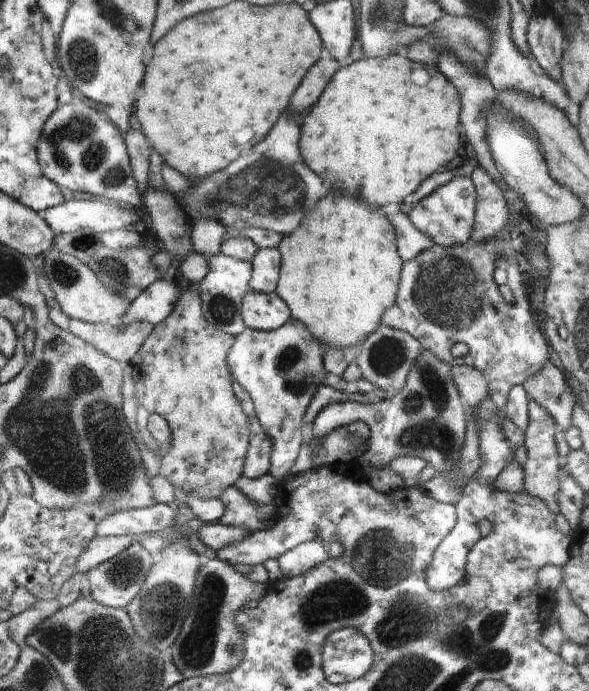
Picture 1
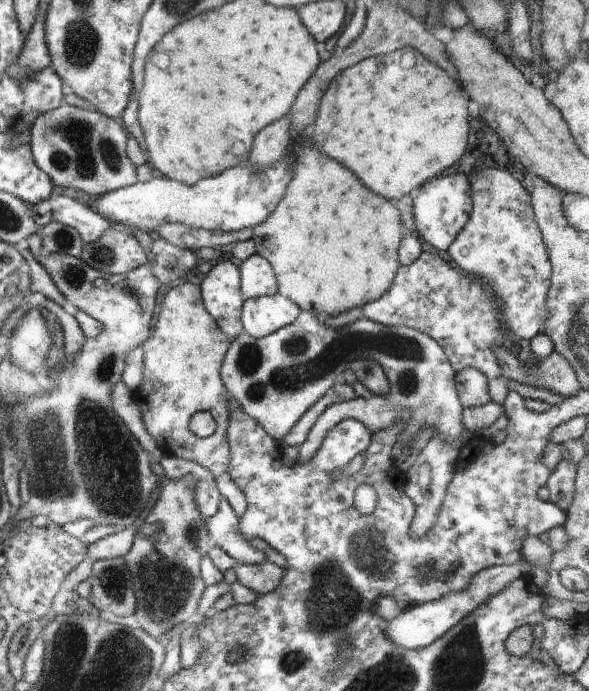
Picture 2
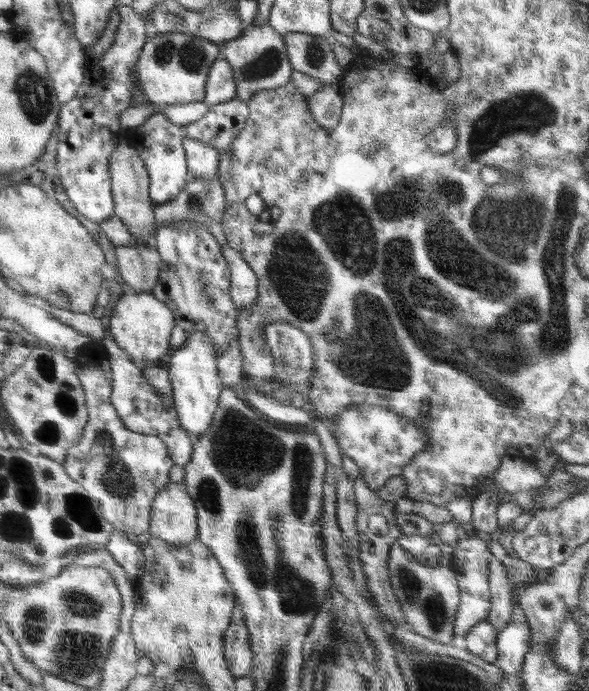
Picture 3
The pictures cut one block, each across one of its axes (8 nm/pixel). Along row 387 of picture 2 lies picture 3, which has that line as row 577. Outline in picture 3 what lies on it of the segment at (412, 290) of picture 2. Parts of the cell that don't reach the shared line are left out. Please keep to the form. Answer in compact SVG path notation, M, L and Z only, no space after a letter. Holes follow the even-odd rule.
M496 557L490 559L489 564L489 590L491 592L491 607L486 622L490 622L496 630L496 634L506 628L512 620L512 586L508 580L508 574L504 564Z

